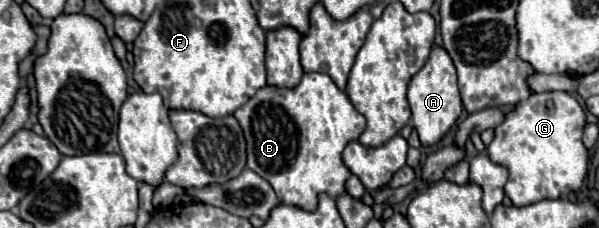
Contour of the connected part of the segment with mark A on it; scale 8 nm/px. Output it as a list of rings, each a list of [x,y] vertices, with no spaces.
[[[433,44],[429,60],[409,82],[407,100],[409,100],[411,112],[413,112],[413,118],[411,118],[413,126],[415,126],[423,146],[431,146],[431,144],[439,142],[447,134],[447,130],[457,122],[459,114],[463,112],[463,106],[461,106],[459,88],[457,88],[455,66],[443,46]]]

